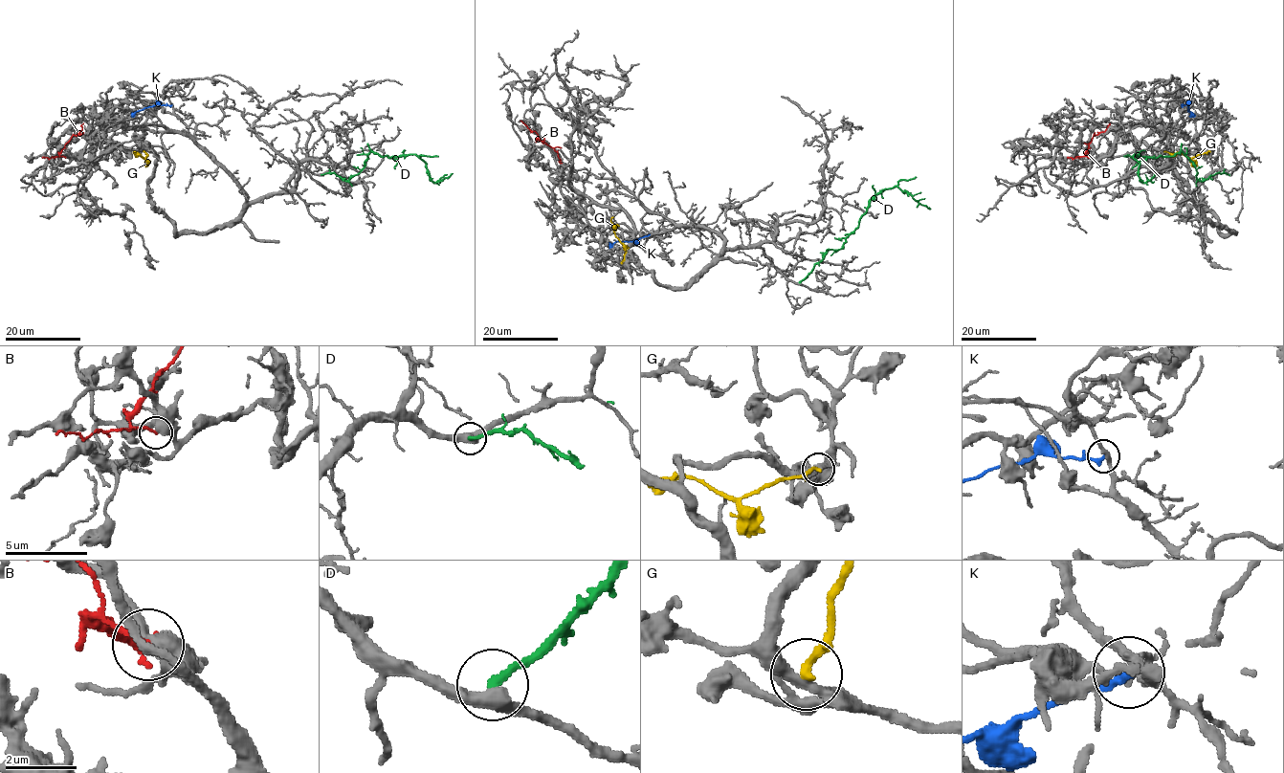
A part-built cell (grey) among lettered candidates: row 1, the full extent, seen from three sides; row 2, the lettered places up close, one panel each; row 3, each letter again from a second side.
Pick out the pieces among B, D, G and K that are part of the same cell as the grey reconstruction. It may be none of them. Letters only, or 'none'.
D

